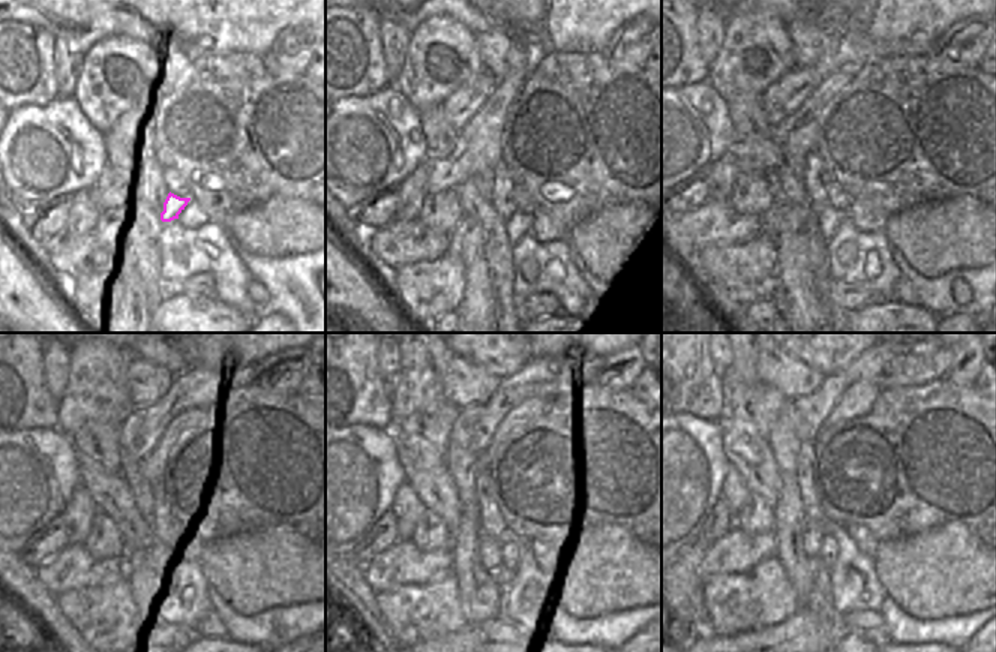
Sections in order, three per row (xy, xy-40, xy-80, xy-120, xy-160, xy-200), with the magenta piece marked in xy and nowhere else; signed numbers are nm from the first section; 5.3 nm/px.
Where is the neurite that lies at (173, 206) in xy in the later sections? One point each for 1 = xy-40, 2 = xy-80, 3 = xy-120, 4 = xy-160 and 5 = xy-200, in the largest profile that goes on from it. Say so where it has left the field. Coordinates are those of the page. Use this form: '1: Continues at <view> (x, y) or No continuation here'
1: Continues at xy-40 (503, 212)
2: Continues at xy-80 (828, 218)
3: Continues at xy-120 (155, 550)
4: Continues at xy-160 (489, 555)
5: Continues at xy-200 (827, 547).

